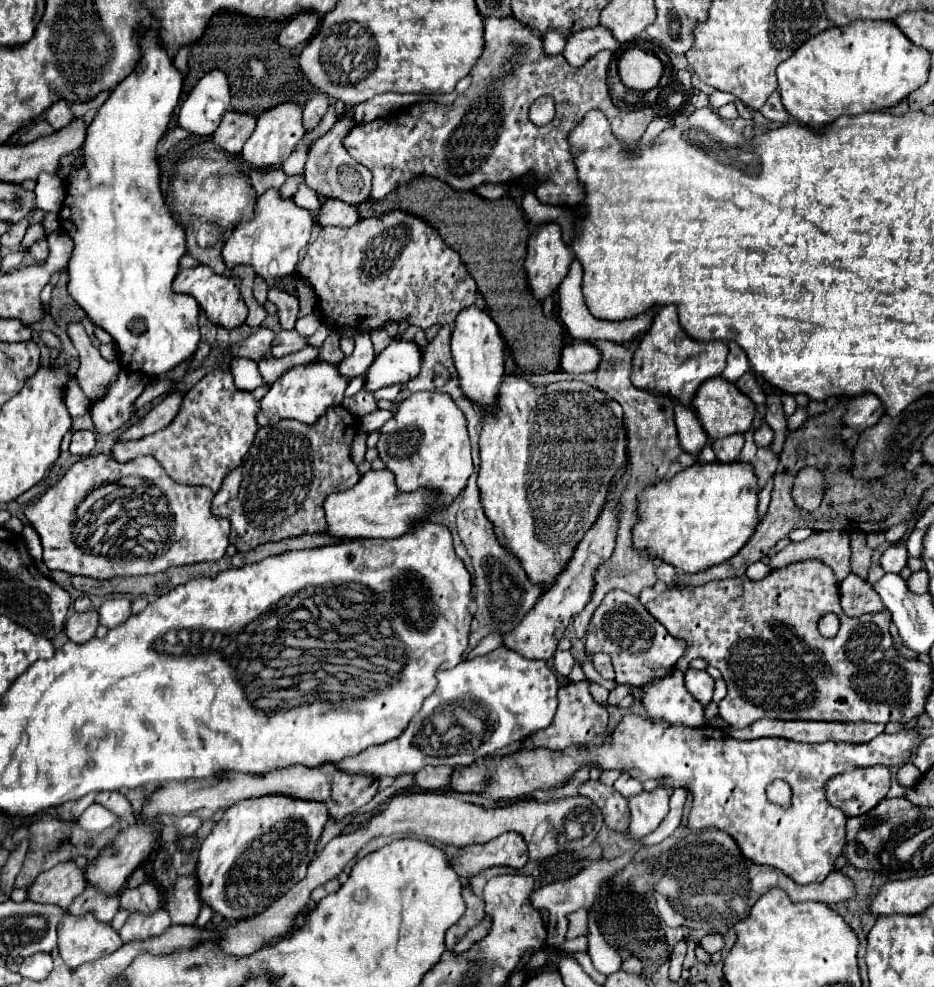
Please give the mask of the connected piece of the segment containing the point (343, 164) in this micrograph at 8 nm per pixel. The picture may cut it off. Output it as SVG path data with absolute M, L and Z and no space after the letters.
M347 113L343 119L339 119L339 121L333 125L333 129L329 129L327 135L323 135L321 139L317 139L315 145L313 145L311 151L309 151L307 165L305 165L305 181L307 181L307 185L309 185L313 191L317 191L319 195L331 197L331 191L335 191L335 193L337 193L337 191L345 191L345 183L343 183L343 181L337 183L335 175L359 175L359 177L363 177L363 187L359 187L359 201L367 201L367 199L369 199L369 191L371 191L371 189L369 189L369 187L371 187L371 171L367 171L367 167L355 163L353 157L347 155L347 151L345 151L343 145L341 145L343 135L347 135L353 125L355 125L355 121L353 121L351 115Z

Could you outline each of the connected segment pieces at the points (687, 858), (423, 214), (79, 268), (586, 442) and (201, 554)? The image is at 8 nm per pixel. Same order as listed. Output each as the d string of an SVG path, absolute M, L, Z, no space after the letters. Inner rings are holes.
M707 829L707 831L695 831L689 833L687 837L683 837L681 841L677 841L667 853L661 853L655 857L655 861L651 859L641 859L641 861L631 861L623 871L619 871L615 875L615 889L623 889L625 885L631 887L631 891L635 893L647 893L655 889L655 893L663 895L663 897L655 897L657 899L657 907L659 913L663 917L663 921L669 927L689 927L689 929L705 929L707 933L719 933L725 927L731 927L733 923L743 919L743 907L751 909L751 905L757 901L757 897L761 893L765 893L771 887L781 887L783 891L787 891L791 901L821 901L821 903L837 903L837 901L849 901L855 893L853 881L849 877L845 877L839 871L833 871L823 883L809 883L809 885L799 885L793 879L789 879L787 875L783 875L783 871L779 869L769 869L763 865L755 865L753 861L745 859L741 849L737 847L735 839L731 835L727 835L725 831L719 829Z
M419 175L413 177L409 183L395 187L381 201L367 201L355 207L359 211L359 217L361 211L365 215L383 215L393 209L399 209L421 217L427 225L437 229L443 241L459 253L469 275L475 279L485 299L487 313L497 323L507 349L511 349L515 365L525 375L543 375L559 371L563 327L557 321L557 315L543 315L541 305L531 297L531 291L527 287L523 261L529 229L525 225L527 221L523 211L513 201L489 201L471 191L455 191L443 181Z
M141 29L143 41L141 41L141 51L143 57L139 61L139 65L135 67L135 71L123 79L119 83L119 87L115 87L109 95L109 99L105 101L105 105L97 111L95 119L91 121L91 125L87 127L87 137L85 143L81 147L81 157L83 157L83 165L81 169L77 169L75 173L71 173L67 177L67 199L59 211L59 219L61 219L61 229L65 229L65 233L73 239L73 251L69 257L69 265L67 265L67 273L69 273L69 283L67 283L67 291L69 295L83 307L83 311L91 317L91 321L99 327L103 327L113 341L119 347L119 361L123 365L123 369L131 369L133 373L143 373L143 375L151 375L151 377L159 377L167 371L171 371L175 365L179 365L181 361L193 357L197 345L199 345L199 325L197 325L197 317L199 317L199 305L193 297L187 295L177 295L171 289L171 283L179 271L179 259L187 253L187 239L185 239L185 227L173 217L169 205L165 203L165 195L159 189L159 181L161 181L161 169L159 169L159 155L157 155L157 143L159 139L165 135L167 125L171 121L171 115L179 103L181 97L181 87L183 87L183 75L175 69L171 57L167 55L167 51L159 45L157 41L157 33L149 31L149 29Z
M505 375L503 383L501 383L501 389L499 389L497 403L499 403L497 413L483 415L481 467L479 467L479 477L477 477L481 505L483 505L483 511L485 511L487 519L493 525L493 531L495 531L499 543L523 565L523 571L529 577L529 581L533 585L549 585L551 587L557 581L559 573L567 567L569 559L575 553L575 547L579 545L579 541L583 539L587 529L591 529L591 525L601 515L601 511L607 503L609 485L613 483L615 475L627 465L627 437L625 437L625 425L623 425L623 409L617 401L611 401L609 397L595 391L593 387L589 387L583 381L561 381L559 387L533 387L523 377L517 377L517 375L513 375L513 377Z
M91 455L85 457L77 463L73 463L67 473L53 483L35 503L29 503L23 513L29 521L29 525L37 531L41 545L43 545L43 563L55 571L67 571L71 575L83 575L83 577L93 577L93 579L113 579L113 577L137 577L137 575L155 575L161 571L167 571L169 567L181 567L181 565L193 565L193 563L203 563L203 561L217 561L225 555L225 549L229 545L229 521L227 519L217 519L211 513L211 499L213 499L213 491L207 487L189 487L189 485L179 485L175 483L165 471L163 467L157 465L157 461L153 457L135 457L133 461L127 463L119 463L113 457L107 455ZM125 477L137 477L141 481L121 481Z

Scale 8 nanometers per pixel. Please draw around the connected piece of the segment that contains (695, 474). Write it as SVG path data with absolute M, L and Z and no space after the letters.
M739 463L691 465L671 479L645 487L637 497L633 547L685 571L695 573L731 559L759 525L757 485L751 469Z

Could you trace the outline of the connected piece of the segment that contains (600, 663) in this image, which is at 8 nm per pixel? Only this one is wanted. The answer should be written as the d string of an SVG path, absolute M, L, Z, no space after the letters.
M593 653L591 661L593 661L593 667L599 671L601 677L605 677L605 679L613 679L615 677L613 663L611 663L611 657L607 653Z

